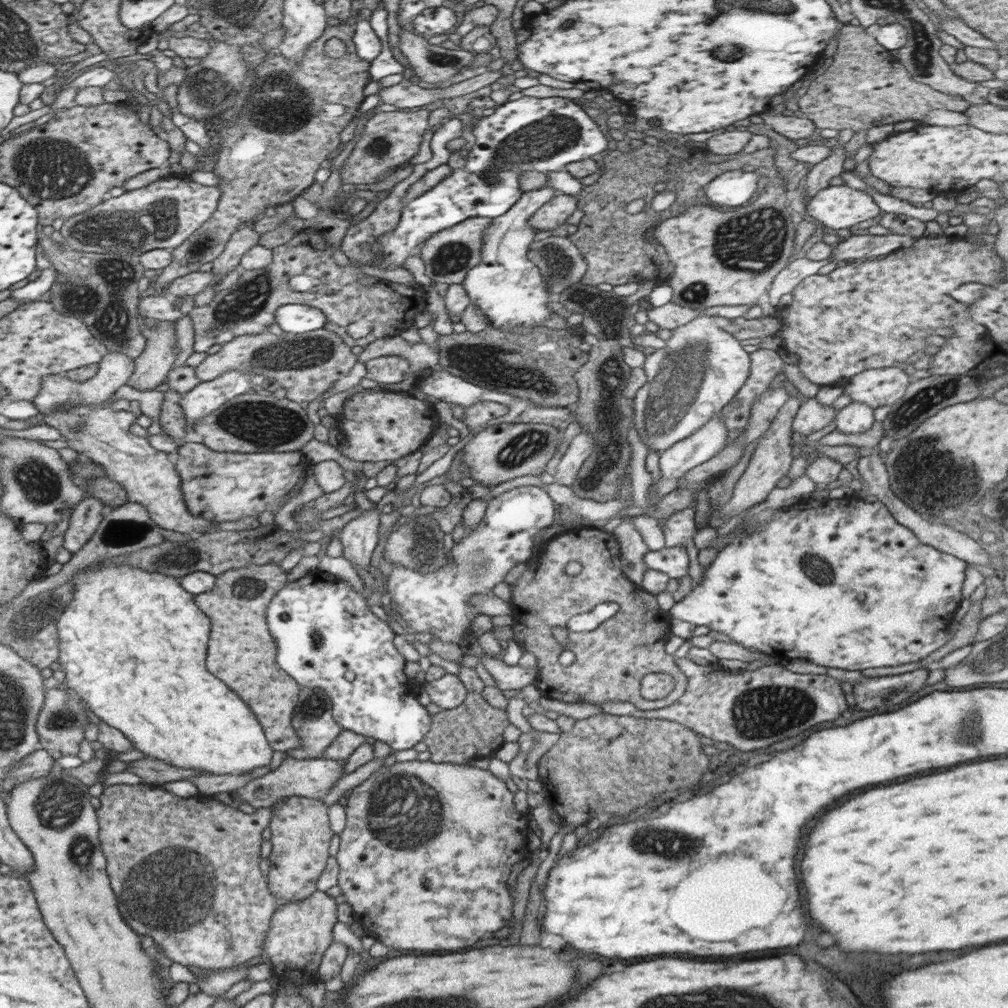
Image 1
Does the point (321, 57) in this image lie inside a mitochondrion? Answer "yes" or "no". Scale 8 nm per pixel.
no

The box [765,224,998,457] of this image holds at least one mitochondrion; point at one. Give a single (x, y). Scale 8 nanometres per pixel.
(920, 402)

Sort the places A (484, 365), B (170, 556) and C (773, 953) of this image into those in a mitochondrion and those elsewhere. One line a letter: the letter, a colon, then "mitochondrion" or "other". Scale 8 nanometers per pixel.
A: mitochondrion
B: mitochondrion
C: other

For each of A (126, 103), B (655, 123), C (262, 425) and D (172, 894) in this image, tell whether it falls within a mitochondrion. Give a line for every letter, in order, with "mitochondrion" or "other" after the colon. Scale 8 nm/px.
A: other
B: other
C: mitochondrion
D: mitochondrion

